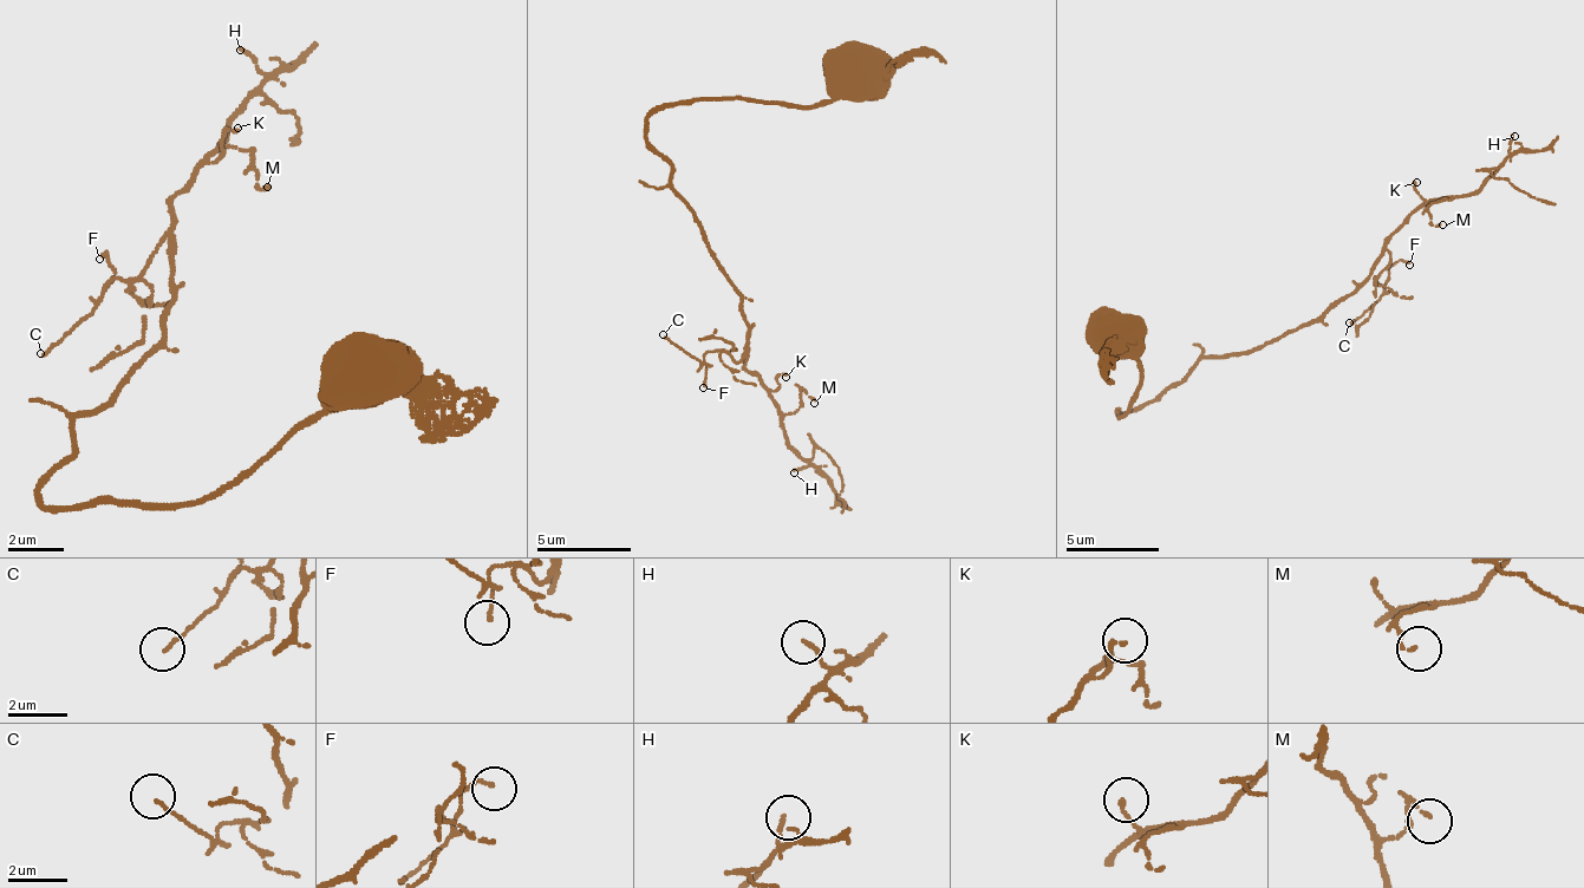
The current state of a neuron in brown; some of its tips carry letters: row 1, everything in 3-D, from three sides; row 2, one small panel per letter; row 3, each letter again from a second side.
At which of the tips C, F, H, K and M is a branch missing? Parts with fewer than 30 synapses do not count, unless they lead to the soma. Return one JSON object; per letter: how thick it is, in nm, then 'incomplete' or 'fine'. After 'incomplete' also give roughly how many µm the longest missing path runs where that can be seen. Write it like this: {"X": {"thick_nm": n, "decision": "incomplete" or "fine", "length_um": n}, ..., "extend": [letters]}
{"C": {"thick_nm": 110, "decision": "fine"}, "F": {"thick_nm": 90, "decision": "fine"}, "H": {"thick_nm": 120, "decision": "incomplete", "length_um": 60}, "K": {"thick_nm": 130, "decision": "fine"}, "M": {"thick_nm": 110, "decision": "fine"}, "extend": ["H"]}

